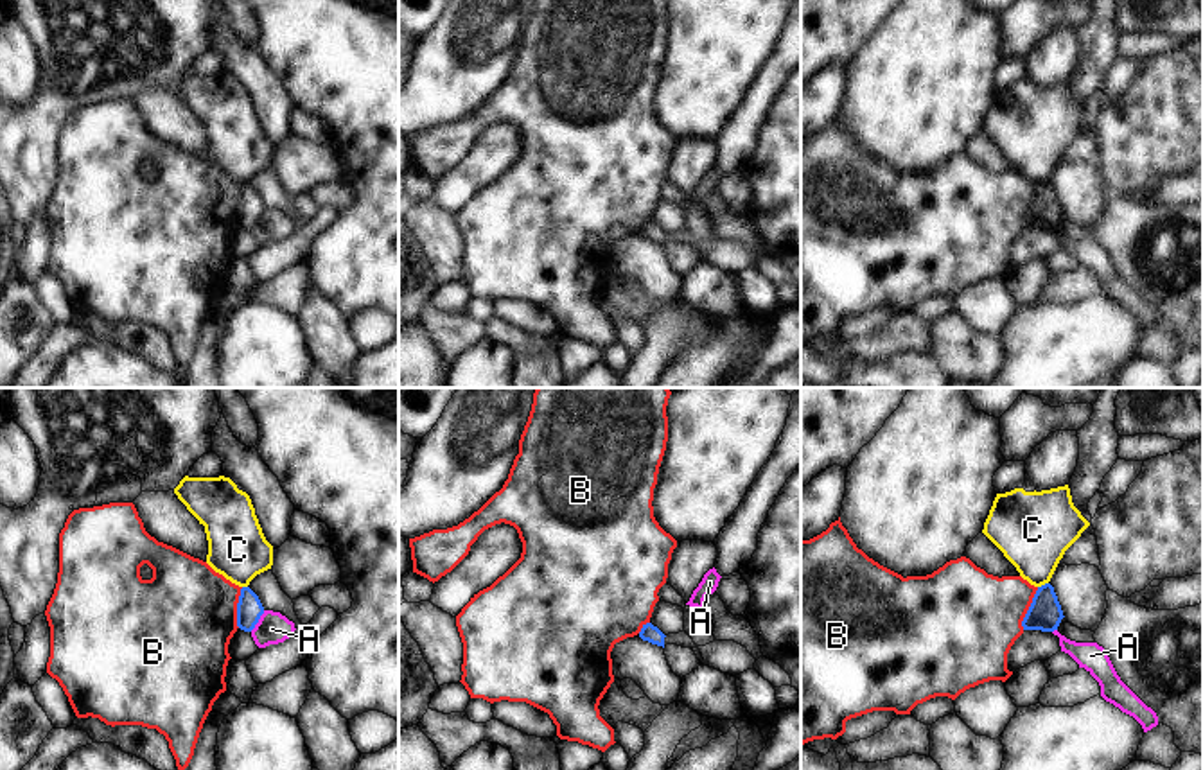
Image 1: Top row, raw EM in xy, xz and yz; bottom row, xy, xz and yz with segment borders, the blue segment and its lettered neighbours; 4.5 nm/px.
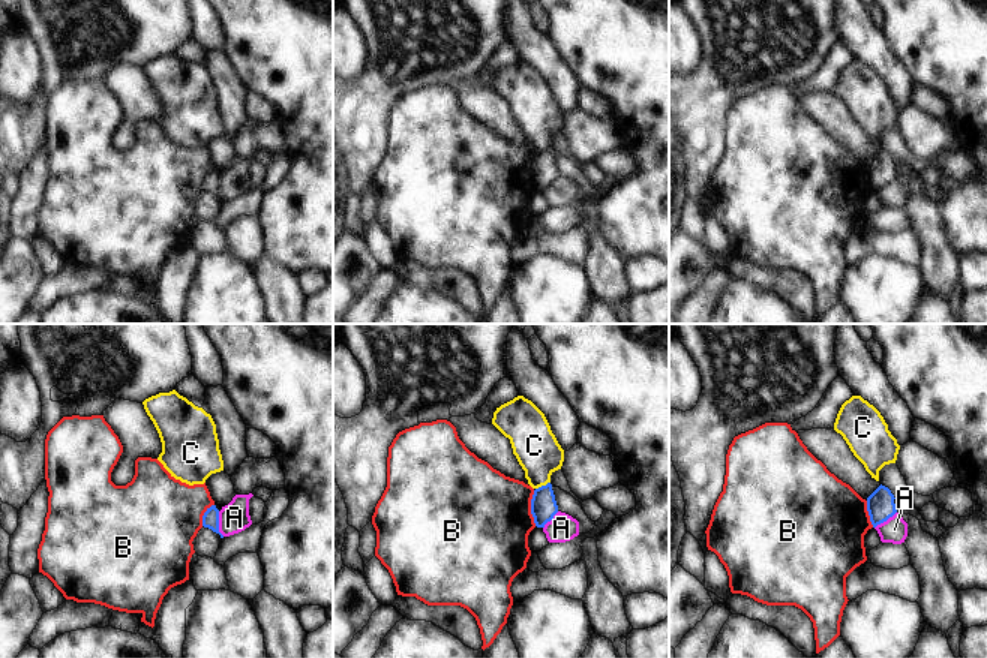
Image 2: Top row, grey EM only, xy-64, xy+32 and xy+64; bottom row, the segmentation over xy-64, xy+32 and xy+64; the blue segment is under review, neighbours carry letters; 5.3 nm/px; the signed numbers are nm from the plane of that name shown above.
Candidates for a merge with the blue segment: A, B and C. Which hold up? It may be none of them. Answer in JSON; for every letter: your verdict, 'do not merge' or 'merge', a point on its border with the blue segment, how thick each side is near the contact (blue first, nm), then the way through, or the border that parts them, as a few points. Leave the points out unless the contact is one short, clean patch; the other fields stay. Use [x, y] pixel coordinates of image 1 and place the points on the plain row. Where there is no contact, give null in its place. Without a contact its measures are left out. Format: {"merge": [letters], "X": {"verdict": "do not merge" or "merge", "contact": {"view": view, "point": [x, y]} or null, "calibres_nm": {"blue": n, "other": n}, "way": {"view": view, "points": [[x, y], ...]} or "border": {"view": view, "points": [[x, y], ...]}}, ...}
{"merge": [], "A": {"verdict": "do not merge", "contact": {"view": "xy", "point": [257, 219]}, "calibres_nm": {"blue": 120, "other": 140}, "border": {"view": "xy", "points": [[264, 209], [250, 228]]}}, "B": {"verdict": "do not merge", "contact": {"view": "yz", "point": [1029, 207]}, "calibres_nm": {"blue": 150, "other": 400}, "border": {"view": "yz", "points": [[1038, 185], [1022, 227]]}}, "C": {"verdict": "do not merge", "contact": {"view": "yz", "point": [1042, 183]}, "calibres_nm": {"blue": 150, "other": 340}, "border": {"view": "yz", "points": [[1047, 180], [1038, 185]]}}}

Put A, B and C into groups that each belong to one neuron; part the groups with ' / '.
A / B / C

